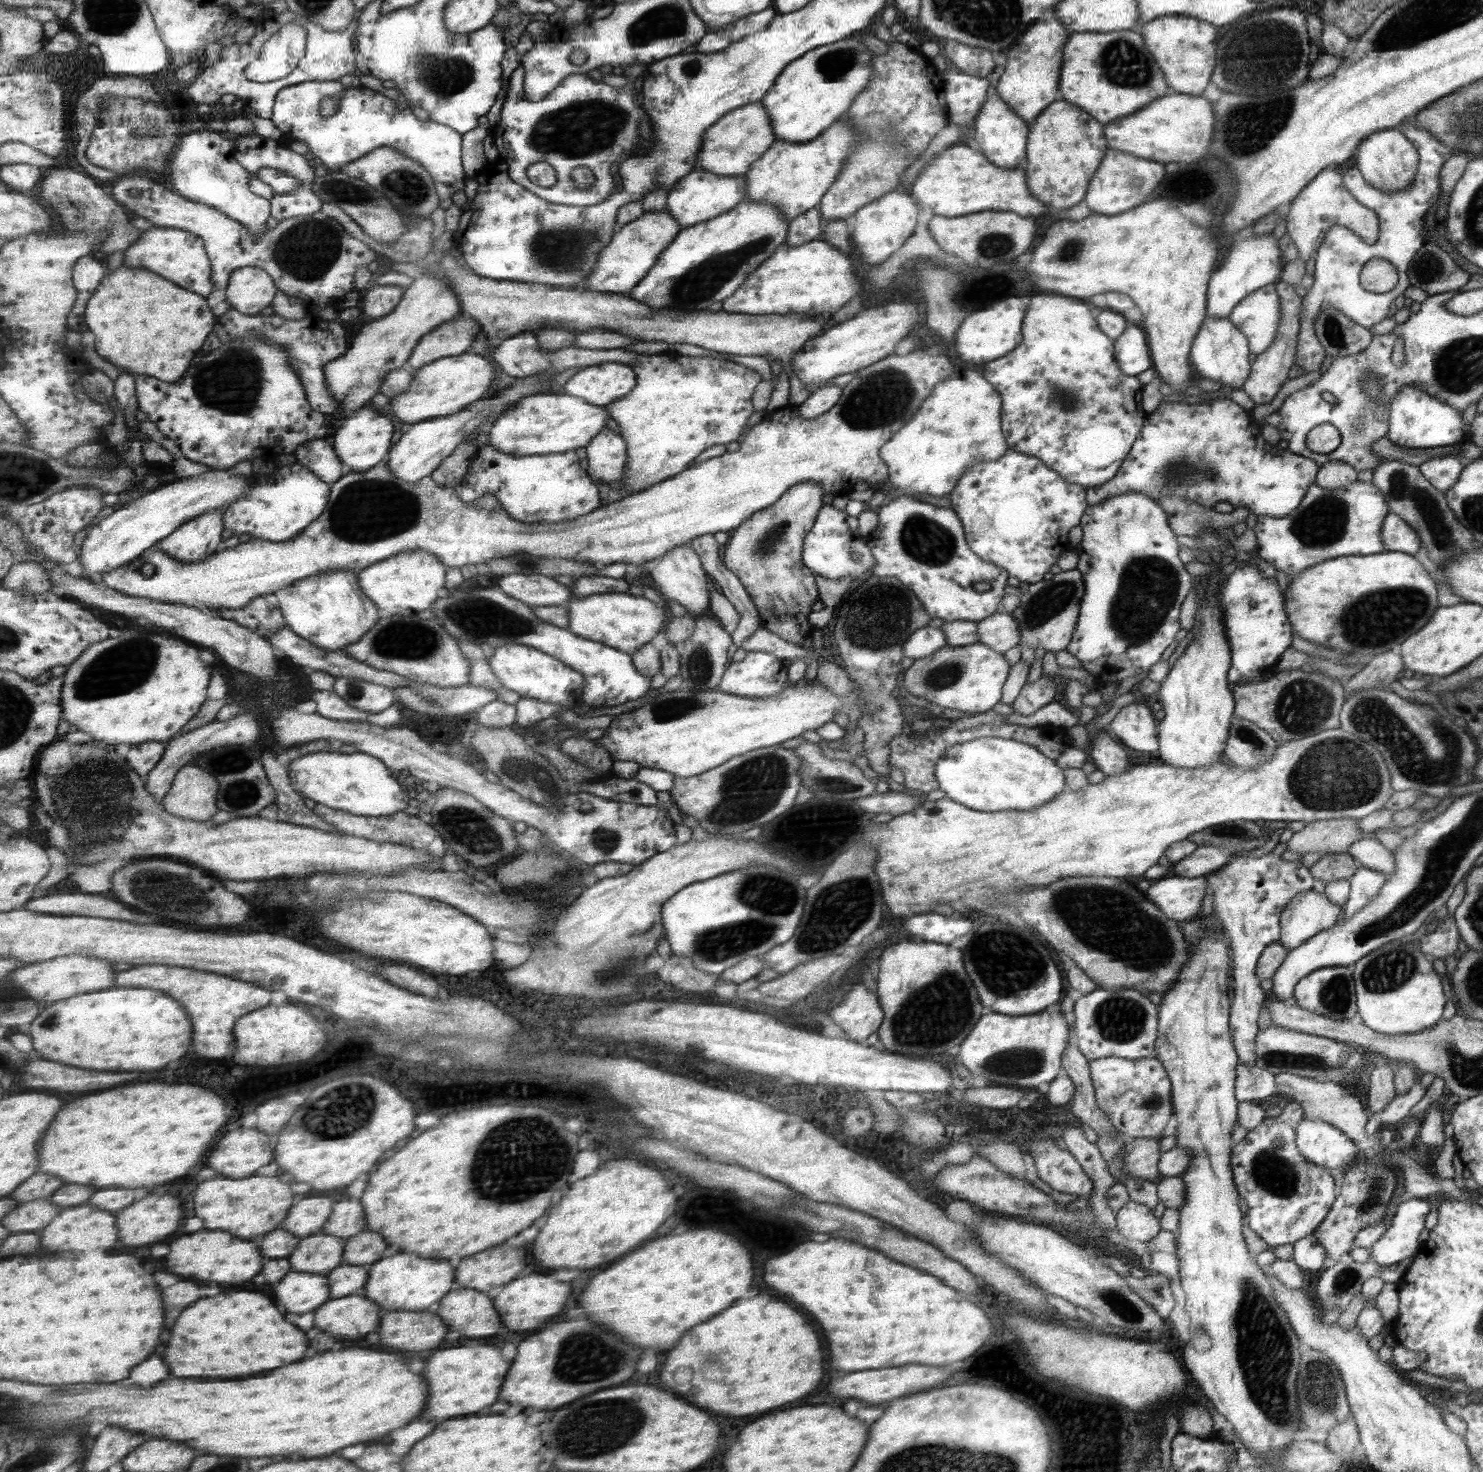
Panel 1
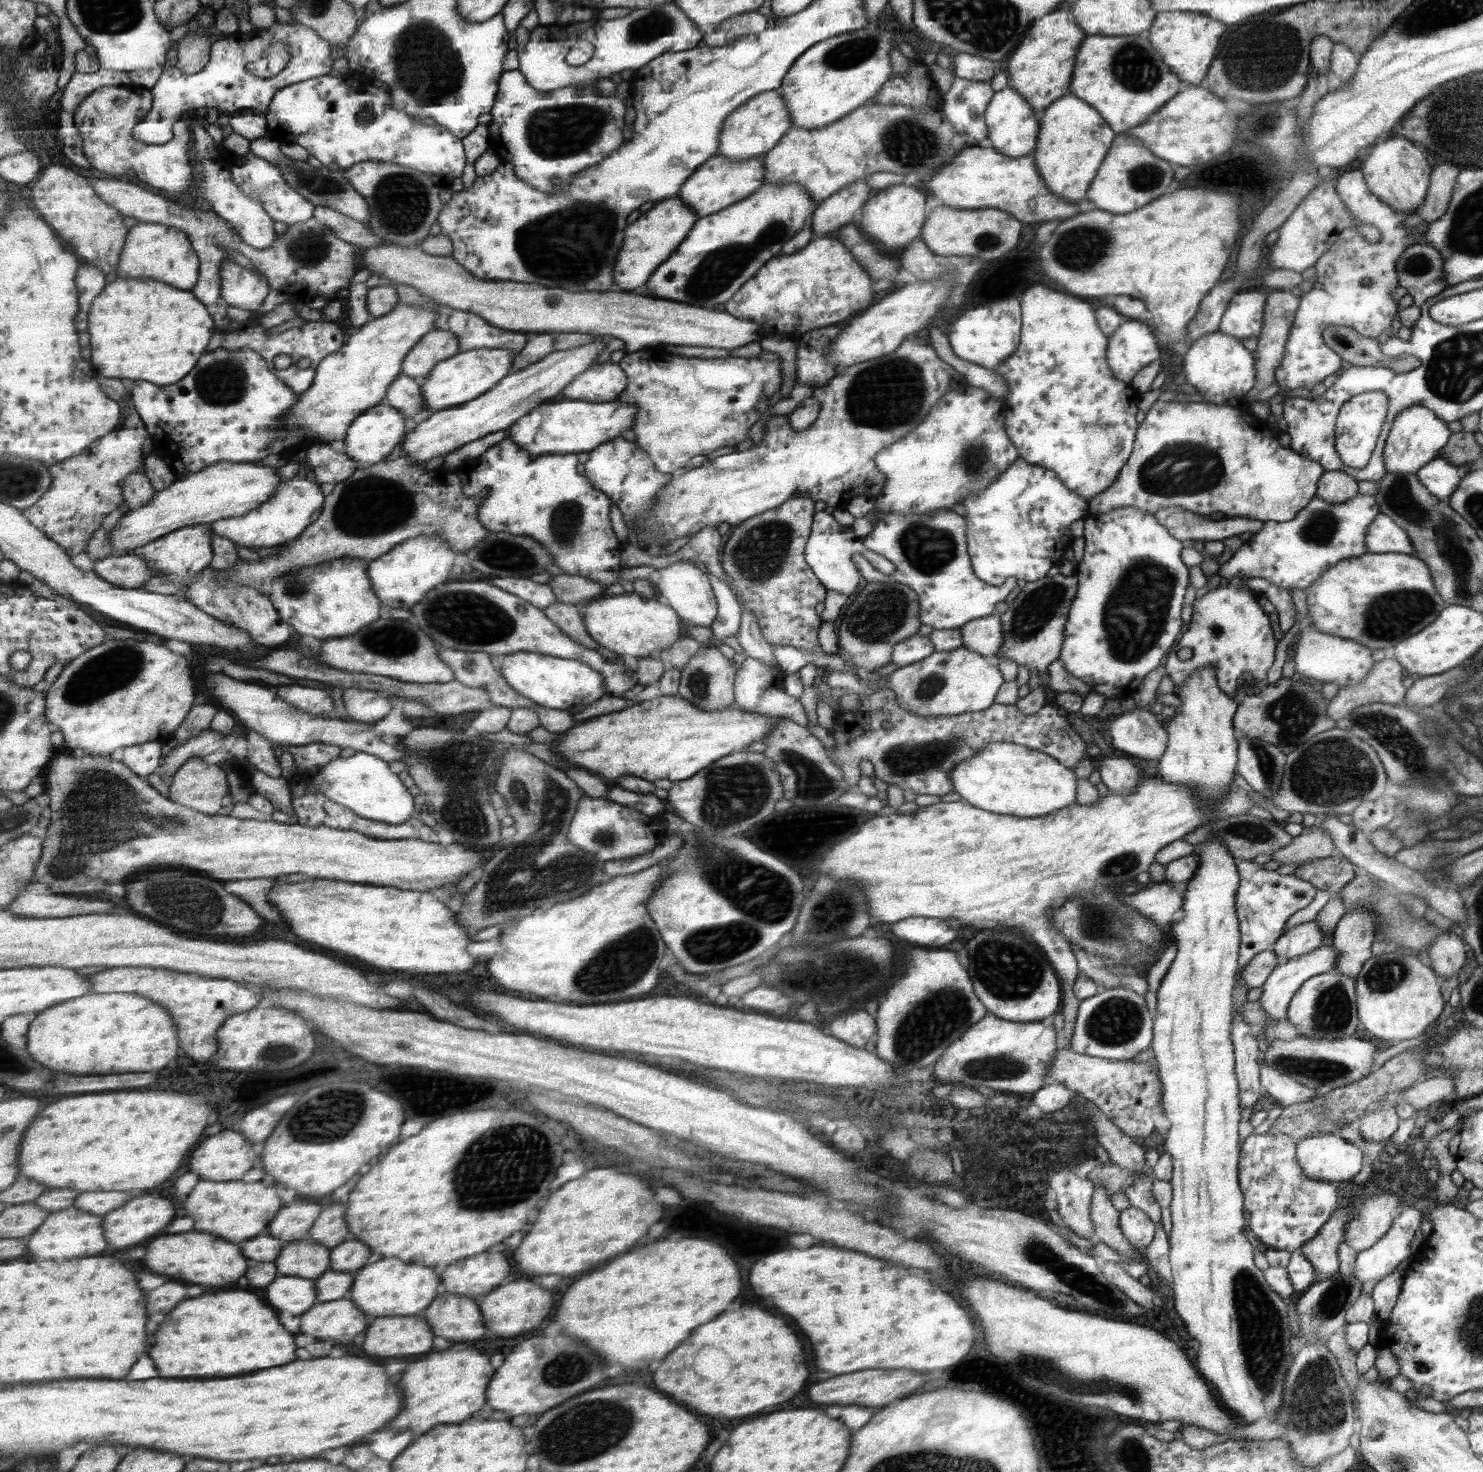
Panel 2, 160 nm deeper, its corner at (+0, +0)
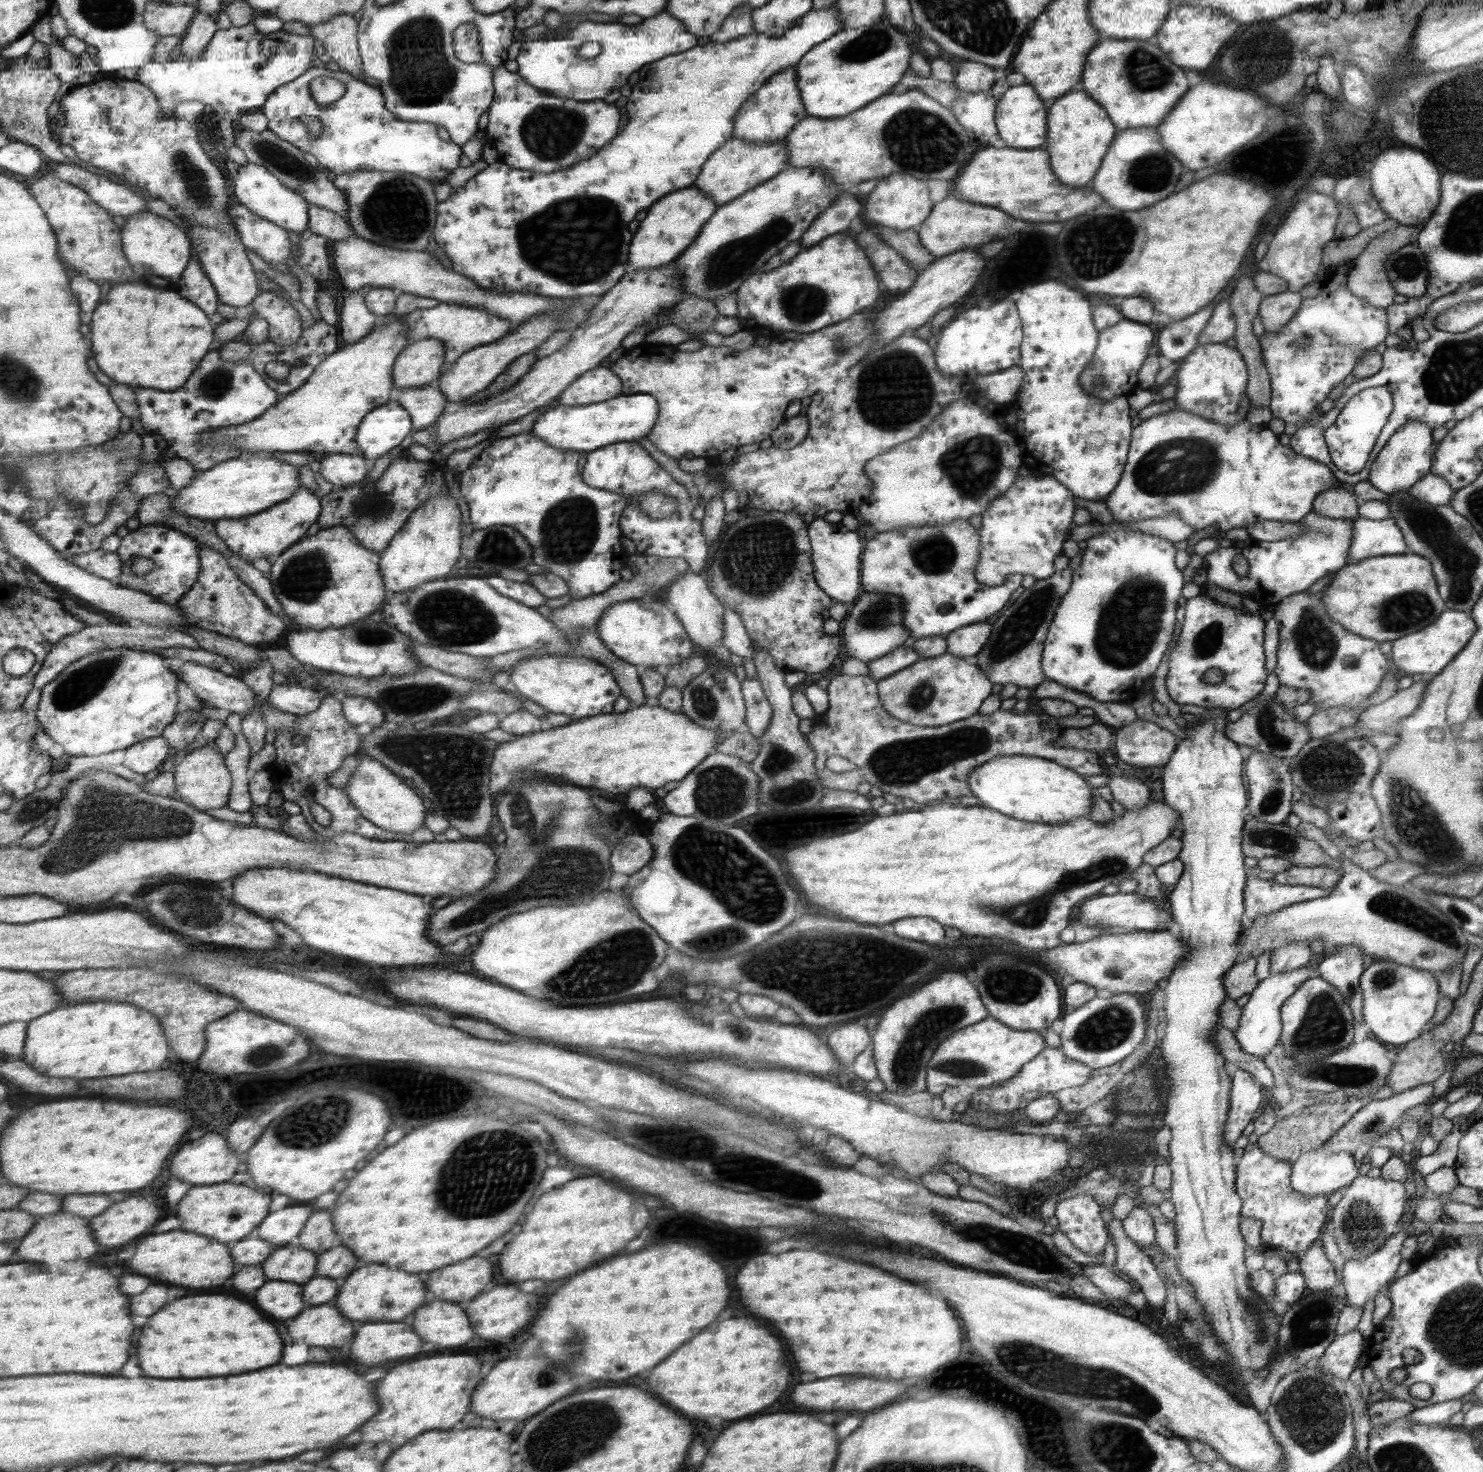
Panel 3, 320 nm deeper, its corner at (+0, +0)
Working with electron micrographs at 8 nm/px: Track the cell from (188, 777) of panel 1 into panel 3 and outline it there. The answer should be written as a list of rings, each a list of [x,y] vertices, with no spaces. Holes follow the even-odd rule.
[[[201,747],[192,750],[184,761],[176,766],[177,793],[183,801],[193,805],[199,811],[209,808],[223,808],[227,806],[232,797],[233,777],[225,762],[225,756],[219,754],[217,748]]]

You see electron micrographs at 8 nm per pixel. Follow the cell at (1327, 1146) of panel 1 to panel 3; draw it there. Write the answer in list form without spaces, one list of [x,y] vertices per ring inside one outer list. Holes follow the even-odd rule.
[[[1322,1147],[1301,1153],[1292,1164],[1293,1189],[1308,1196],[1327,1196],[1352,1184],[1363,1170],[1348,1152],[1332,1152]]]

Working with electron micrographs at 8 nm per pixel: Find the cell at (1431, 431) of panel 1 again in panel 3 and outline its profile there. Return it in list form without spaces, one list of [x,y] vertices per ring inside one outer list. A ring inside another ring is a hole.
[[[1408,422],[1403,428],[1388,438],[1388,444],[1381,449],[1375,461],[1370,461],[1370,472],[1367,482],[1383,492],[1383,494],[1395,494],[1400,490],[1408,490],[1423,478],[1432,468],[1435,454],[1435,444],[1431,440],[1431,430],[1424,422]]]

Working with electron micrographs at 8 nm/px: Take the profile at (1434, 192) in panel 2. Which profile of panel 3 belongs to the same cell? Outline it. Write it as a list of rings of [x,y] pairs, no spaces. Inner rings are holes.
[[[1423,224],[1417,226],[1398,225],[1397,228],[1387,230],[1371,239],[1365,249],[1349,265],[1346,286],[1352,292],[1352,295],[1363,299],[1369,306],[1375,306],[1377,309],[1385,309],[1386,306],[1389,306],[1395,293],[1393,293],[1393,288],[1389,285],[1385,269],[1383,269],[1385,258],[1391,254],[1391,251],[1395,251],[1397,248],[1409,243],[1409,234],[1417,234],[1422,229],[1422,226]]]

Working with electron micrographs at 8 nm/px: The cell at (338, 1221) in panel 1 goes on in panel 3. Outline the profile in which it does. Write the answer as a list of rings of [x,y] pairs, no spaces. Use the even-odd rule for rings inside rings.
[[[316,1208],[302,1231],[301,1238],[297,1240],[296,1244],[304,1247],[305,1250],[315,1252],[315,1254],[323,1254],[335,1246],[341,1246],[341,1238],[335,1232],[329,1212],[319,1212]]]

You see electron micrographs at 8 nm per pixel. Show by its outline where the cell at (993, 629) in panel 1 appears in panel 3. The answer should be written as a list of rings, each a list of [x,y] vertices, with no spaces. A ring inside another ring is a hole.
[[[977,622],[954,630],[944,636],[946,652],[956,655],[957,658],[972,659],[987,640],[990,630],[991,627],[986,622]]]

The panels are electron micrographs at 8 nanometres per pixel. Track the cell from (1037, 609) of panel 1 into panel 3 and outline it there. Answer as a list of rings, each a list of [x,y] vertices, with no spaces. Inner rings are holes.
[[[1069,567],[1057,571],[1052,577],[1036,580],[990,625],[987,640],[970,660],[991,679],[996,689],[1005,684],[1015,684],[1018,688],[1031,690],[1045,679],[1041,667],[1044,640],[1054,613],[1071,582],[1072,570]]]

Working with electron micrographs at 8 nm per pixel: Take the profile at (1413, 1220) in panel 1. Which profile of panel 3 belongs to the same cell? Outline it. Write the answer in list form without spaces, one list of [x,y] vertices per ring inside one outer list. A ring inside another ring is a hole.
[[[1402,1229],[1367,1259],[1345,1261],[1341,1284],[1345,1289],[1346,1306],[1362,1309],[1367,1300],[1374,1300],[1381,1290],[1385,1290],[1402,1262],[1400,1249],[1406,1238],[1407,1232]]]

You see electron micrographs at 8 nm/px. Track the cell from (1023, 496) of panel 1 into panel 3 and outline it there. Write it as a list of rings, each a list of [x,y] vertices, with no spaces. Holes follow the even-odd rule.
[[[1036,469],[1030,470],[1029,477],[1017,478],[1014,483],[995,502],[991,501],[981,514],[980,562],[976,566],[977,582],[987,586],[1000,585],[1011,573],[1030,574],[1035,580],[1051,577],[1053,558],[1061,552],[1061,544],[1069,538],[1069,524],[1075,512],[1071,491],[1064,484],[1059,484],[1051,475],[1038,475]]]

